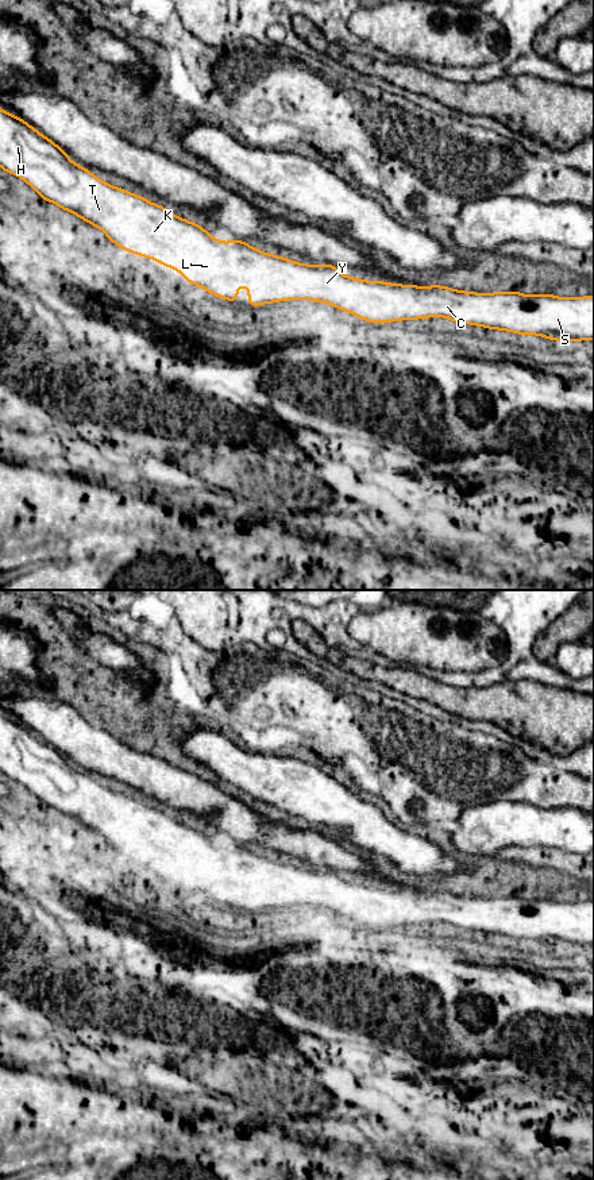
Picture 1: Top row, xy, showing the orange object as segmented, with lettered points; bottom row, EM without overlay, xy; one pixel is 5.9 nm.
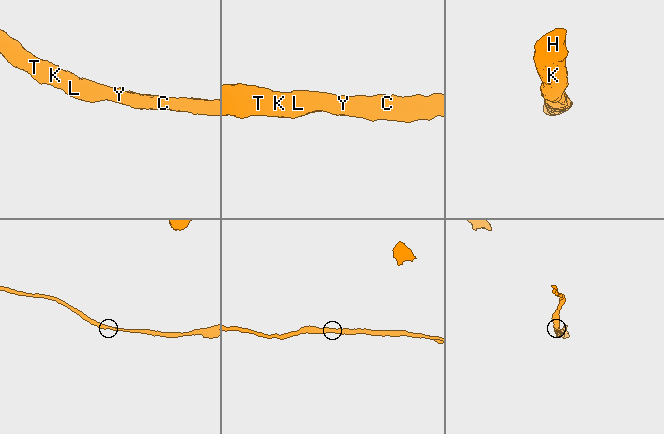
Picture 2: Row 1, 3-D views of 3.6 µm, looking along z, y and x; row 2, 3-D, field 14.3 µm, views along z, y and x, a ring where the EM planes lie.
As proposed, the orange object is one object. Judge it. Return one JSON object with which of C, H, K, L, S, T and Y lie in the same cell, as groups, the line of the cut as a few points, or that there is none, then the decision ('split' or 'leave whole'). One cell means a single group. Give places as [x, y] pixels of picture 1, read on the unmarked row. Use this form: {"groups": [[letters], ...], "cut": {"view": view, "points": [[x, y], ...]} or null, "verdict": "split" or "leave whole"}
{"groups": [["C", "H", "K", "L", "S", "T", "Y"]], "cut": null, "verdict": "leave whole"}

